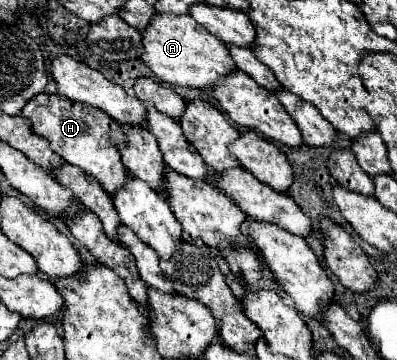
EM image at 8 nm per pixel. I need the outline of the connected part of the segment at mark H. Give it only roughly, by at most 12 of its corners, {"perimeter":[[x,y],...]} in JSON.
{"perimeter":[[37,94],[21,114],[105,192],[127,180],[121,126],[99,108]]}

